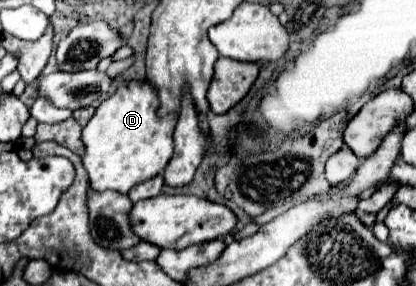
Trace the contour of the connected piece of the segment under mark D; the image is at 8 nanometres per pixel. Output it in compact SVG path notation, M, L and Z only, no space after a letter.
M118 79L116 91L98 105L94 117L82 129L82 141L86 145L82 161L92 189L128 193L130 187L164 171L174 153L172 133L178 123L178 113L160 117L158 107L158 93L148 79Z

